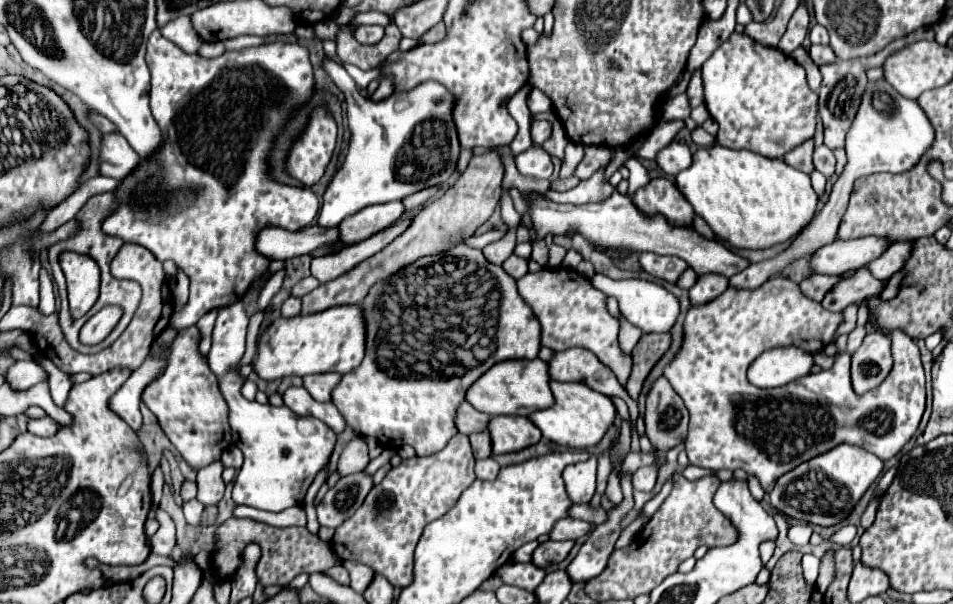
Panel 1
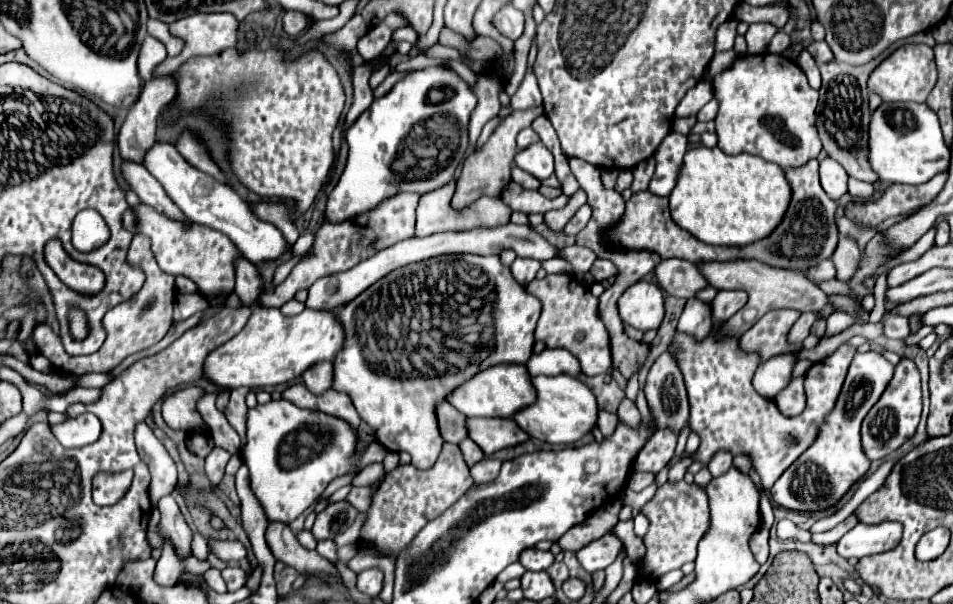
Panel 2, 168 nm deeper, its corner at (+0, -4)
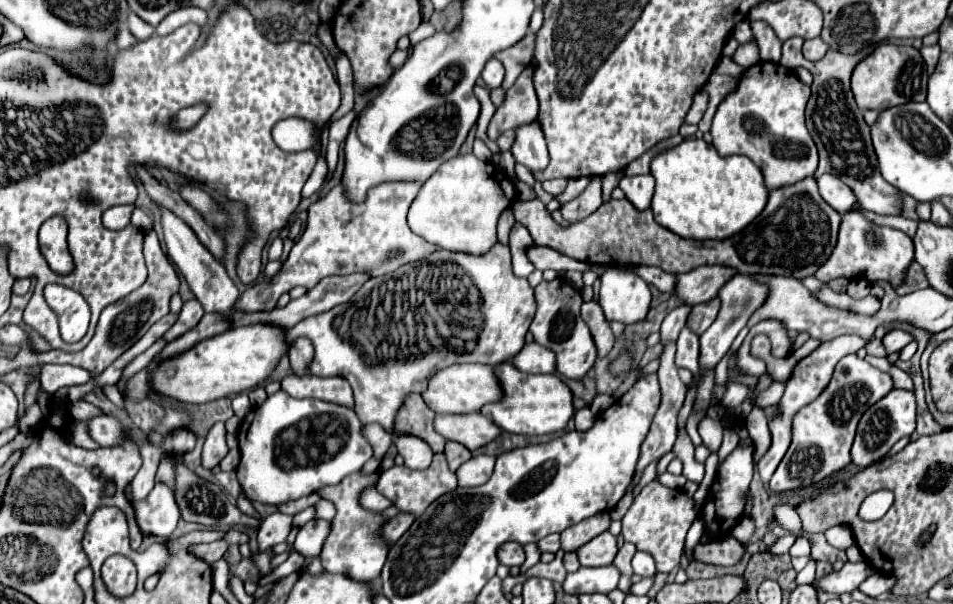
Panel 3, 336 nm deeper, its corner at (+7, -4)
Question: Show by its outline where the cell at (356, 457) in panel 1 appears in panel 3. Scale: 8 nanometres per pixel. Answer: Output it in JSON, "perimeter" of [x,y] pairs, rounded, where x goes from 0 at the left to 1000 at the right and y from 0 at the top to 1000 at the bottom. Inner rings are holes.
{"perimeter":[[[284,849],[278,856],[272,869],[272,912],[284,909],[289,899],[297,899],[305,879],[305,853],[297,849]]]}

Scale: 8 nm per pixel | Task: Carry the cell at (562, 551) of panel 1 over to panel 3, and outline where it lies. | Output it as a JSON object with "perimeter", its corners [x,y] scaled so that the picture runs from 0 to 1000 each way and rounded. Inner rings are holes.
{"perimeter":[[[532,896],[532,902],[524,906],[524,929],[532,939],[547,939],[551,929],[549,906],[540,896]]]}

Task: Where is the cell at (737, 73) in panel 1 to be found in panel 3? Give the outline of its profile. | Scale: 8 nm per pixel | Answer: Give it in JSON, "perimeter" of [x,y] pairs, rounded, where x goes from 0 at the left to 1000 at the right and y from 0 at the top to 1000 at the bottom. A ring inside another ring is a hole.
{"perimeter":[[[792,104],[786,111],[780,127],[775,131],[773,147],[763,157],[746,207],[746,224],[748,224],[748,243],[759,257],[784,257],[801,286],[801,293],[807,300],[805,313],[817,313],[832,306],[834,300],[843,300],[843,293],[851,293],[857,283],[857,243],[845,210],[845,174],[849,164],[851,151],[849,141],[845,141],[830,114],[813,104]]]}

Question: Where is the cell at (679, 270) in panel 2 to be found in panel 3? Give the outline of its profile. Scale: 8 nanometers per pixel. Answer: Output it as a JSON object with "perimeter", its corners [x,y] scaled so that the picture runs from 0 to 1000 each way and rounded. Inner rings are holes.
{"perimeter":[[[736,439],[733,445],[710,455],[708,485],[716,500],[725,507],[746,498],[752,492],[754,478],[773,452],[773,445],[763,445],[761,439]]]}

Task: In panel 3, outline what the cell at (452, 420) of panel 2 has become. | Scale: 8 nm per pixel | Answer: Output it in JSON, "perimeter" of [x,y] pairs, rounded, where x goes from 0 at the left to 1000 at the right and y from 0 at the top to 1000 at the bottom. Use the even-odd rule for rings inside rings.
{"perimeter":[[[431,651],[431,657],[427,657],[425,671],[419,677],[419,684],[414,690],[412,717],[440,724],[446,733],[450,733],[454,750],[465,750],[465,740],[469,730],[461,717],[456,717],[454,690],[456,690],[456,684],[452,677],[448,677],[442,654]]]}

